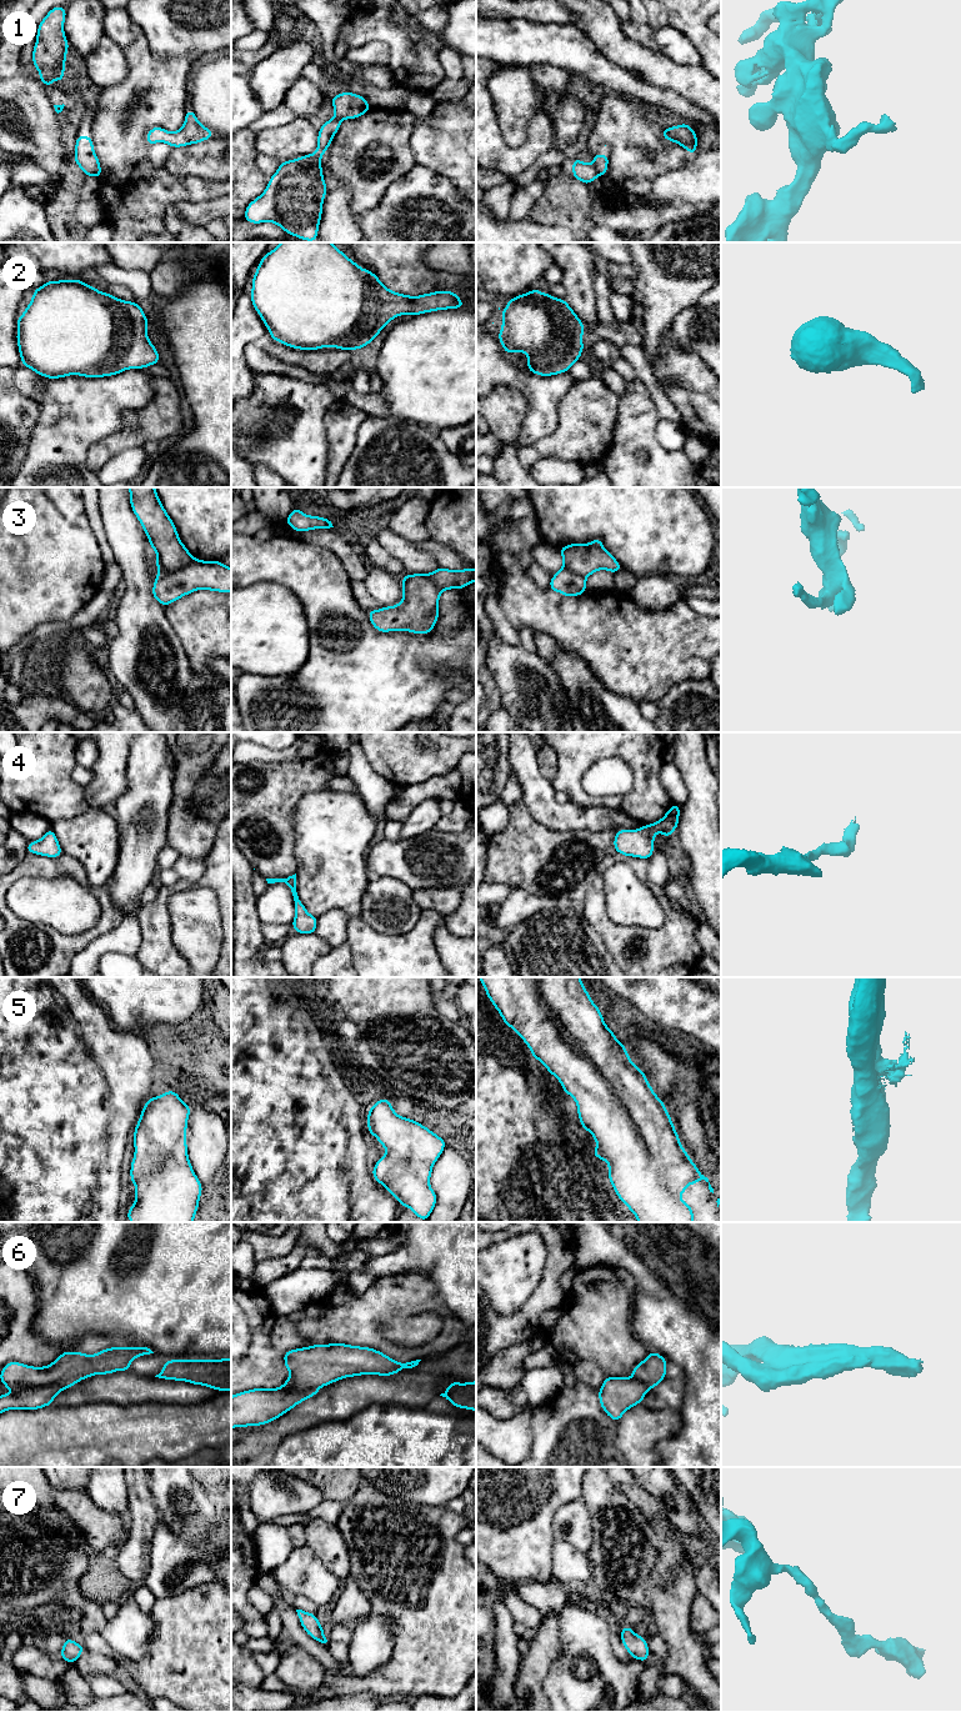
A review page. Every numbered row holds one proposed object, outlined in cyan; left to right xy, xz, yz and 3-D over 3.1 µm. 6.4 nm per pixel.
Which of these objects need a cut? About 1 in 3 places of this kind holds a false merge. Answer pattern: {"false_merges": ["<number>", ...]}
{"false_merges": ["1", "3", "5"]}

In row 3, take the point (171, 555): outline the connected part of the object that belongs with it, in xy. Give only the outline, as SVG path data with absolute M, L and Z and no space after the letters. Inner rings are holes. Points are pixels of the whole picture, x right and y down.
M129 487L129 494L131 509L156 552L157 574L186 567L194 557L181 542L155 487Z

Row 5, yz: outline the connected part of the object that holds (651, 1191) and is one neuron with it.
M479 977L489 1000L499 1011L506 1026L511 1027L526 1043L532 1052L532 1058L539 1060L554 1075L562 1086L565 1093L570 1095L577 1105L577 1116L584 1130L589 1131L596 1141L596 1150L592 1155L604 1160L609 1165L609 1180L617 1197L636 1216L637 1222L694 1222L694 1211L691 1206L684 1202L680 1196L686 1192L689 1185L696 1185L705 1180L709 1183L710 1192L714 1193L709 1178L700 1173L699 1168L690 1158L685 1148L681 1148L669 1157L666 1166L654 1160L642 1136L639 1133L636 1123L631 1115L614 1092L610 1082L599 1072L587 1056L579 1052L557 1020L551 1013L547 1003L544 1001L536 983L531 977Z

